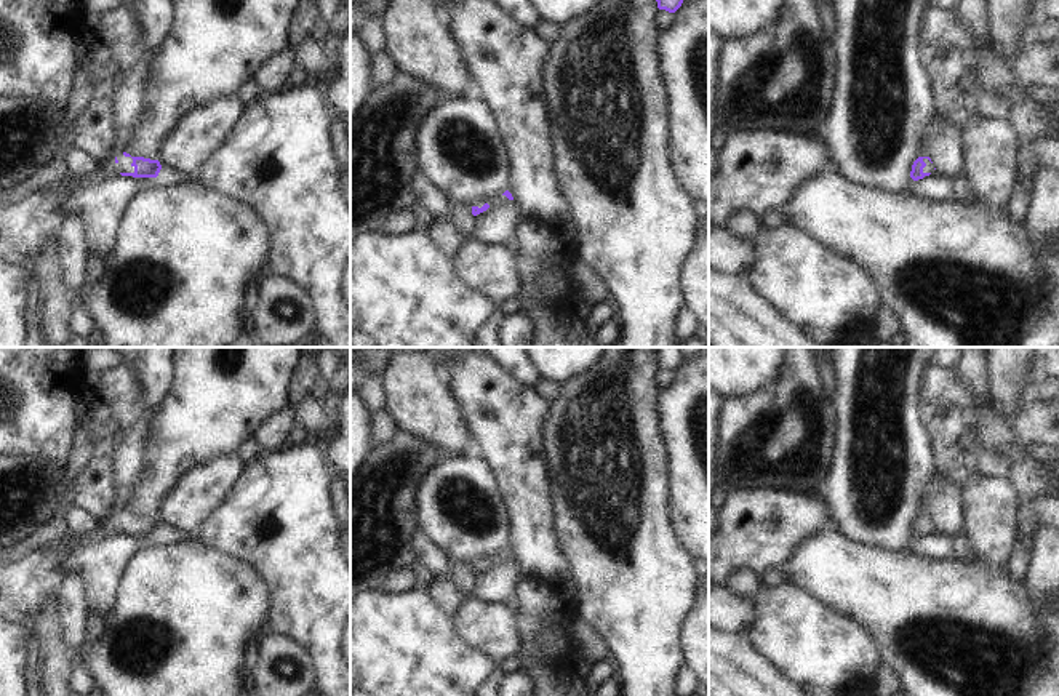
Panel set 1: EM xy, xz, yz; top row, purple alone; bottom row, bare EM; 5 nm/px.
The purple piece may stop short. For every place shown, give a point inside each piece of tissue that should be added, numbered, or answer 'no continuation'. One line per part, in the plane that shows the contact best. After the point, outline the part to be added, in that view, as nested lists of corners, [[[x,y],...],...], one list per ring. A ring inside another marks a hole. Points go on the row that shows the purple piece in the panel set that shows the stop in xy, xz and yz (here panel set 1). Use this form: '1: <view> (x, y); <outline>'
1: xy (123, 165); [[[120,154],[102,165],[101,174],[107,176],[107,174],[120,174],[120,173],[134,173],[134,166],[131,163],[133,163],[131,157],[125,157],[123,154]]]

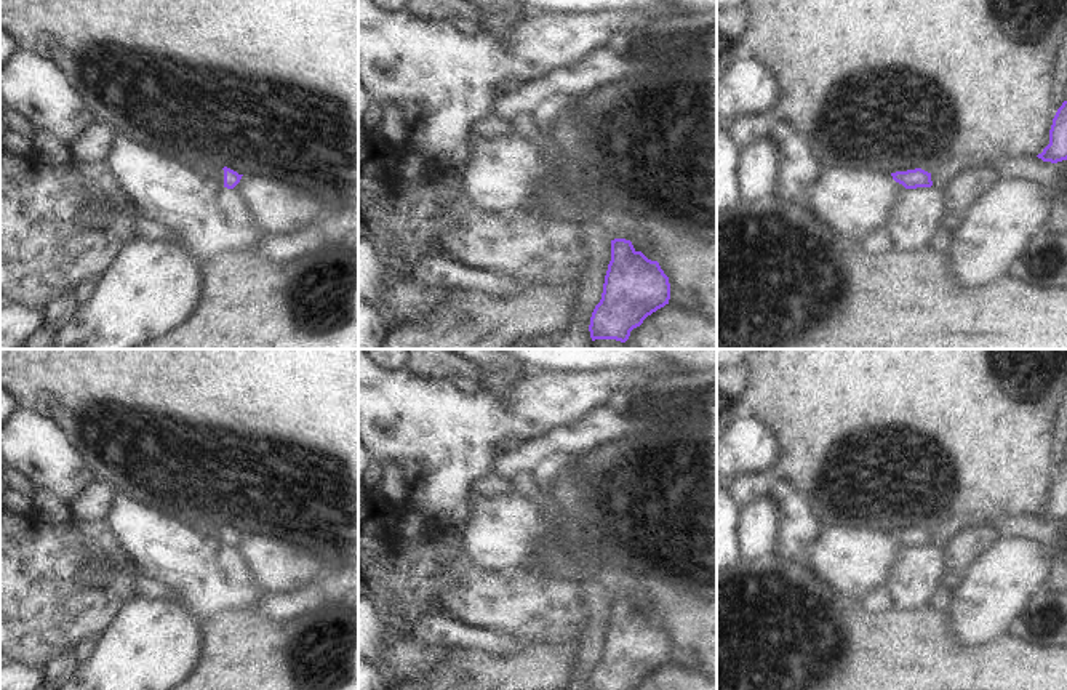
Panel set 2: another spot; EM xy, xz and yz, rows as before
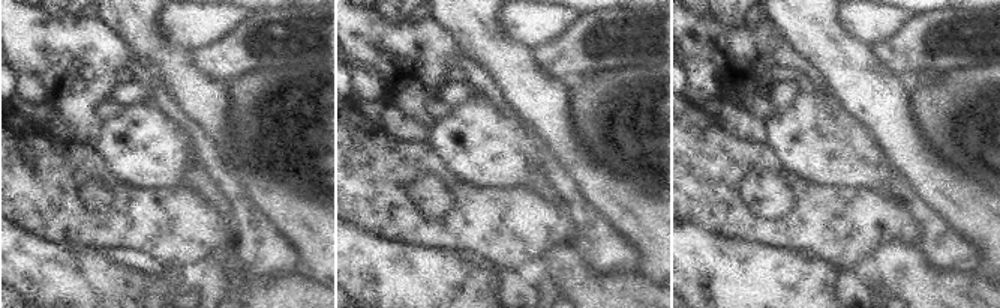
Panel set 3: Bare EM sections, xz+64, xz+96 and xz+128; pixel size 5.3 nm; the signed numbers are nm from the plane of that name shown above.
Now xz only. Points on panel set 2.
no continuation

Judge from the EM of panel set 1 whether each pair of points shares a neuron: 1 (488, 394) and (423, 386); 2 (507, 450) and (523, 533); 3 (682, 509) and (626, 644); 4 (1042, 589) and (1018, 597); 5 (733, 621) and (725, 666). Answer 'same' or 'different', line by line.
1: different
2: same
3: different
4: different
5: different

